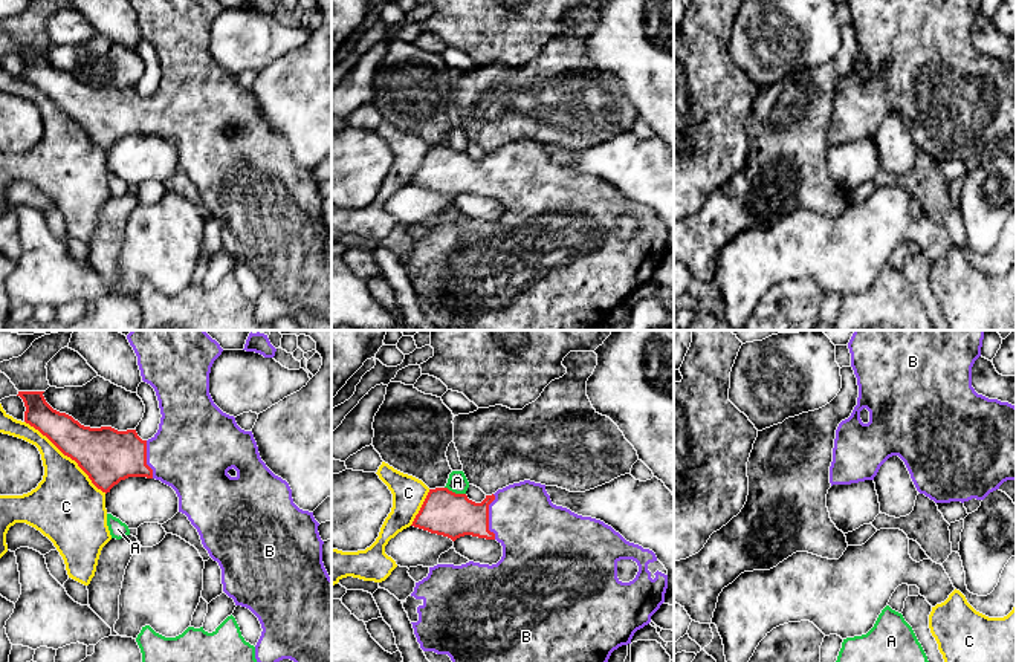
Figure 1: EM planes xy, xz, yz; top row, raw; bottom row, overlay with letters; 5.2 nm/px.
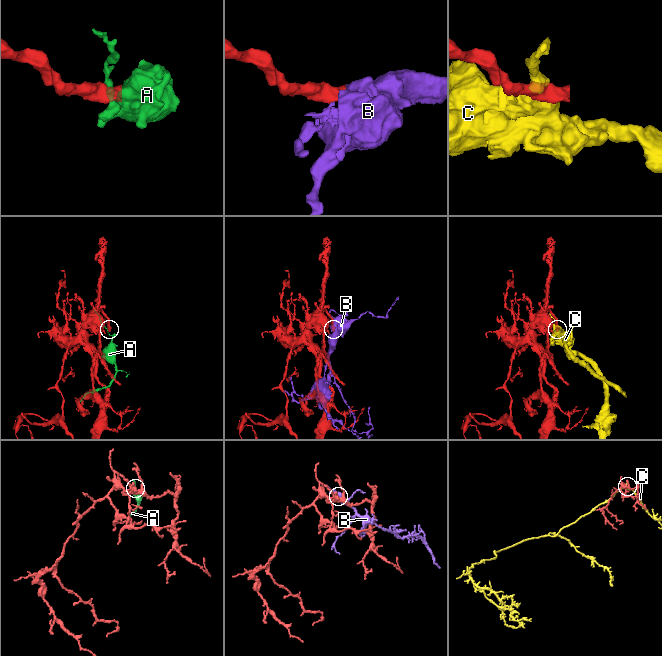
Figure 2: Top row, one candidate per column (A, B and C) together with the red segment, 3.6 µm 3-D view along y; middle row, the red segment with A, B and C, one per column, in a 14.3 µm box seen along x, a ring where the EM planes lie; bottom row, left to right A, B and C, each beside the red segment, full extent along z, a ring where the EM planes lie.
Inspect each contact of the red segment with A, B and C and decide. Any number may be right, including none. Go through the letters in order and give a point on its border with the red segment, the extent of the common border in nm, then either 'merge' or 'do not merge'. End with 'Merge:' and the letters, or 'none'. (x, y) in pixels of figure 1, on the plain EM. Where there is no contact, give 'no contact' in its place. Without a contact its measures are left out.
A: xz (454, 150) | 120 nm | do not merge
B: xz (488, 175) | 240 nm | merge
C: xy (67, 113) | 550 nm | do not merge
Merge: B

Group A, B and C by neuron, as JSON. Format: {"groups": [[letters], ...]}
{"groups": [["A"], ["B"], ["C"]]}

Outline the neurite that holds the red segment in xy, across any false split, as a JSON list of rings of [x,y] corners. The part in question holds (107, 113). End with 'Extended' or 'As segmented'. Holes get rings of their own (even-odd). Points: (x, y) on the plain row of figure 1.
[[[130,0],[141,28],[142,38],[150,41],[157,54],[160,66],[160,81],[157,90],[148,96],[142,98],[136,87],[118,89],[112,84],[90,86],[81,83],[72,73],[53,67],[44,57],[44,49],[18,49],[24,60],[24,80],[38,87],[46,93],[64,113],[70,115],[78,121],[78,124],[89,133],[92,141],[102,150],[110,150],[110,147],[121,138],[128,135],[147,135],[156,136],[162,141],[171,144],[179,154],[179,170],[185,171],[191,182],[197,187],[203,205],[208,208],[209,214],[218,220],[222,226],[222,242],[223,249],[234,257],[235,263],[249,266],[261,281],[261,294],[255,303],[255,316],[260,323],[273,324],[283,316],[293,318],[301,330],[332,330],[332,235],[328,234],[322,220],[322,202],[313,170],[299,167],[292,156],[292,147],[286,138],[275,133],[266,121],[261,118],[257,99],[252,89],[241,87],[234,73],[223,70],[212,58],[209,52],[209,31],[214,18],[222,12],[223,6],[218,0]]]. Extended

